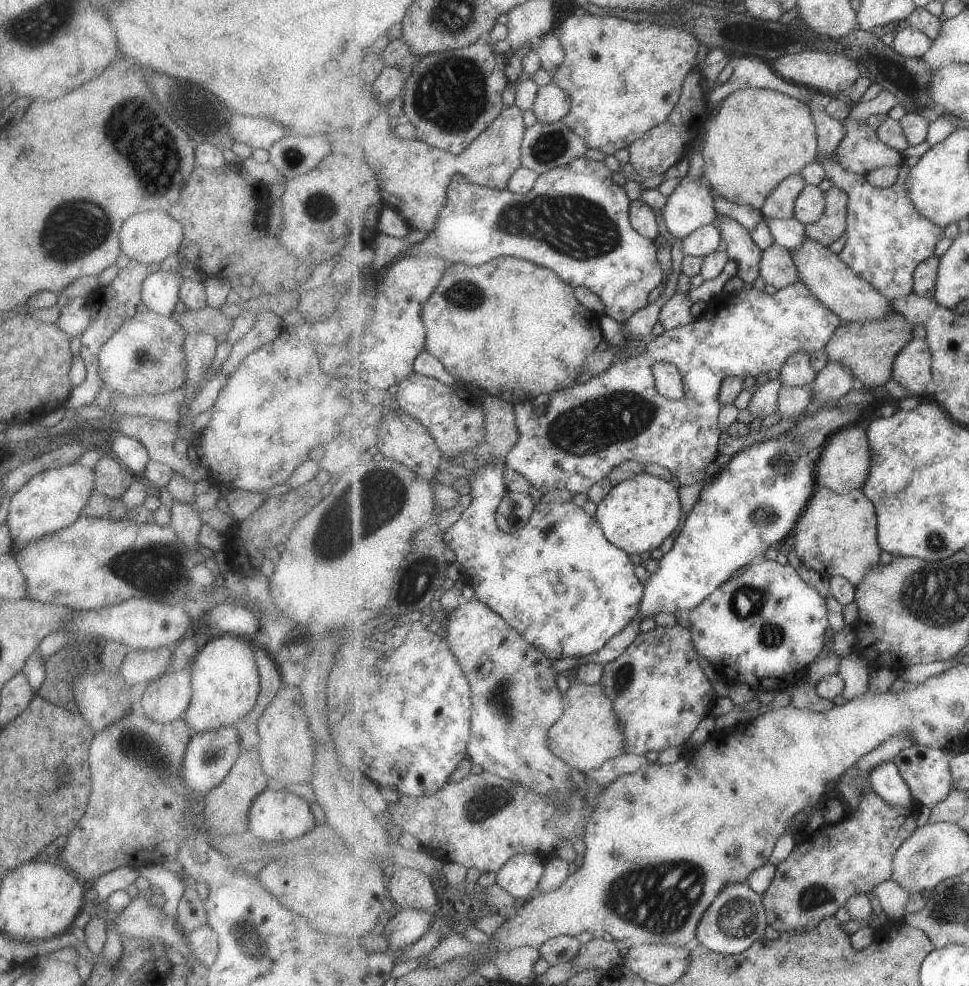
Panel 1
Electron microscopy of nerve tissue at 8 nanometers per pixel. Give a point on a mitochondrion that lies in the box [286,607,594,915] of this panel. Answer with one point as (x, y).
(487, 802)

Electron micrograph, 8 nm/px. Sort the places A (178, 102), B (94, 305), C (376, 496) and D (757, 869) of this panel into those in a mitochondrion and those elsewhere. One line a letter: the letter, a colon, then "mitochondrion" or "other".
A: mitochondrion
B: other
C: mitochondrion
D: other

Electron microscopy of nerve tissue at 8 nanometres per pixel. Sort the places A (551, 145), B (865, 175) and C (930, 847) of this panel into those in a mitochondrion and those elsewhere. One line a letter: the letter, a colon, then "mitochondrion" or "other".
A: mitochondrion
B: other
C: mitochondrion

